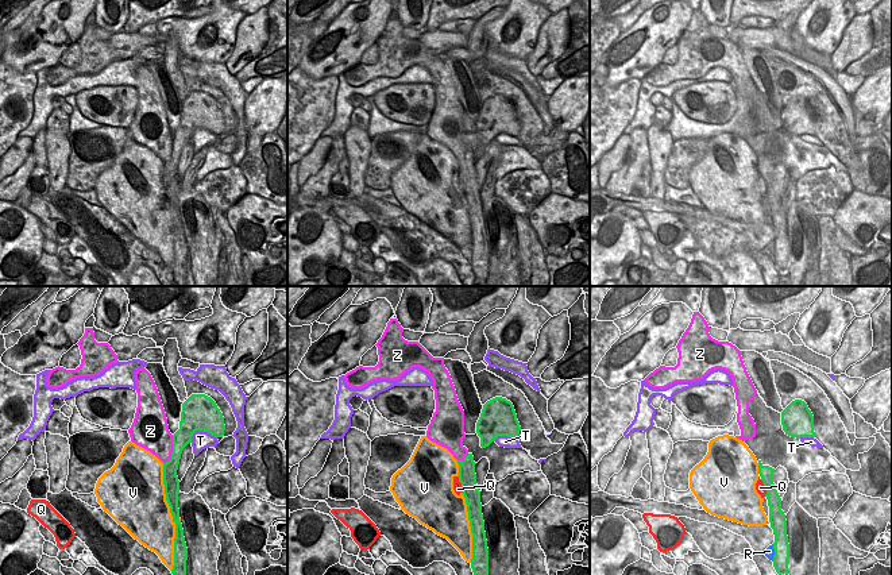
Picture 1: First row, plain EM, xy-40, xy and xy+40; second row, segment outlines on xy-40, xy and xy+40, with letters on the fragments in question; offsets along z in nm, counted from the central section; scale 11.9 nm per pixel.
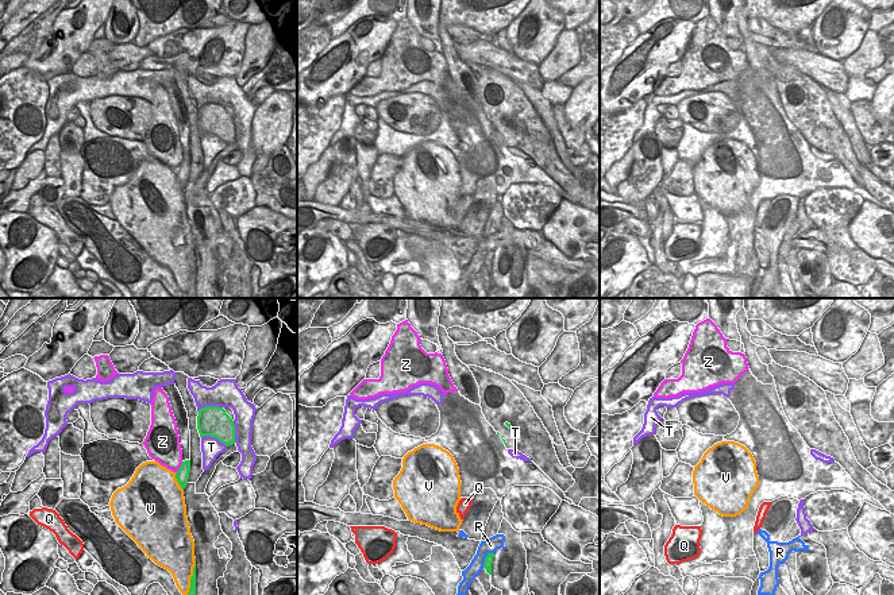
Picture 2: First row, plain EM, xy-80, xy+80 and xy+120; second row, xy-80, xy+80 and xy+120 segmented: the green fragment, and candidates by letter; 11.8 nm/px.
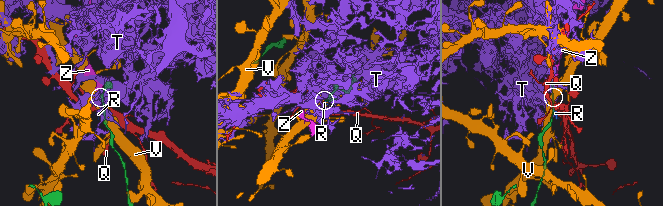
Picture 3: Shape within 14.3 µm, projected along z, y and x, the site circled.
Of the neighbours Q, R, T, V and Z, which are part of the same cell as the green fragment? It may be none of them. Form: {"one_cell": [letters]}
{"one_cell": ["Z"]}

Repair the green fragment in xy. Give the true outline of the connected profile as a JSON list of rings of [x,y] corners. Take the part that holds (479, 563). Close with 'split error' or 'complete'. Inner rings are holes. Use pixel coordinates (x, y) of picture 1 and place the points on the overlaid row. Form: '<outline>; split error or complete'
[[[390,319],[378,347],[379,362],[375,367],[359,366],[344,375],[347,386],[362,389],[378,379],[397,381],[413,367],[424,368],[432,378],[436,412],[428,425],[426,437],[447,448],[459,464],[459,482],[467,503],[472,533],[471,568],[474,575],[489,575],[489,548],[482,514],[480,491],[476,485],[472,454],[463,445],[464,410],[457,400],[444,358],[433,358],[418,341],[402,337],[403,328]]]; split error

